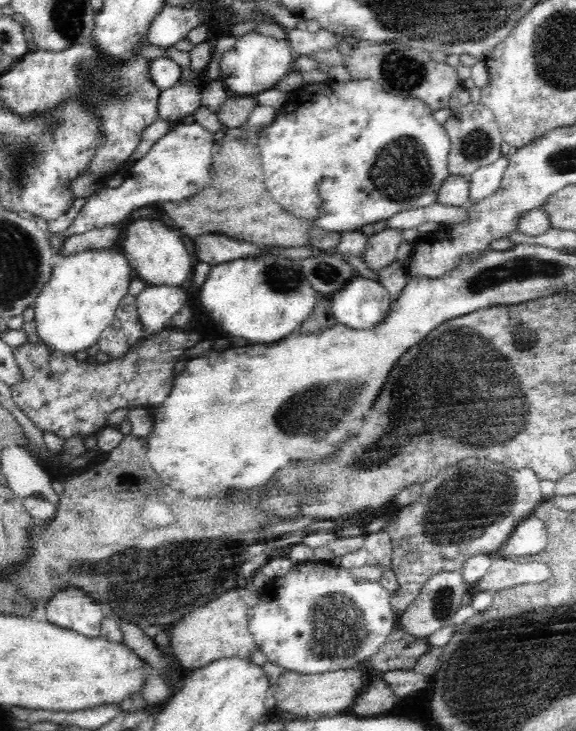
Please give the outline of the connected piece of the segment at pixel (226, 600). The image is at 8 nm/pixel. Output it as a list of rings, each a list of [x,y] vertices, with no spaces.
[[[236,588],[228,590],[220,598],[208,602],[186,614],[180,622],[174,623],[170,642],[170,655],[178,660],[182,669],[200,669],[223,658],[238,657],[250,659],[257,649],[254,637],[248,629],[248,608],[254,606],[261,598],[255,588]]]

